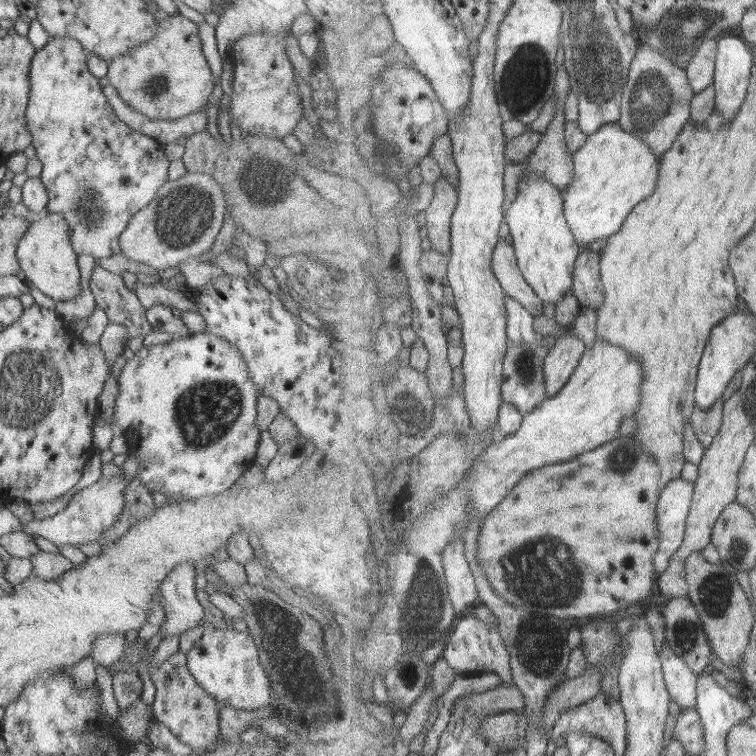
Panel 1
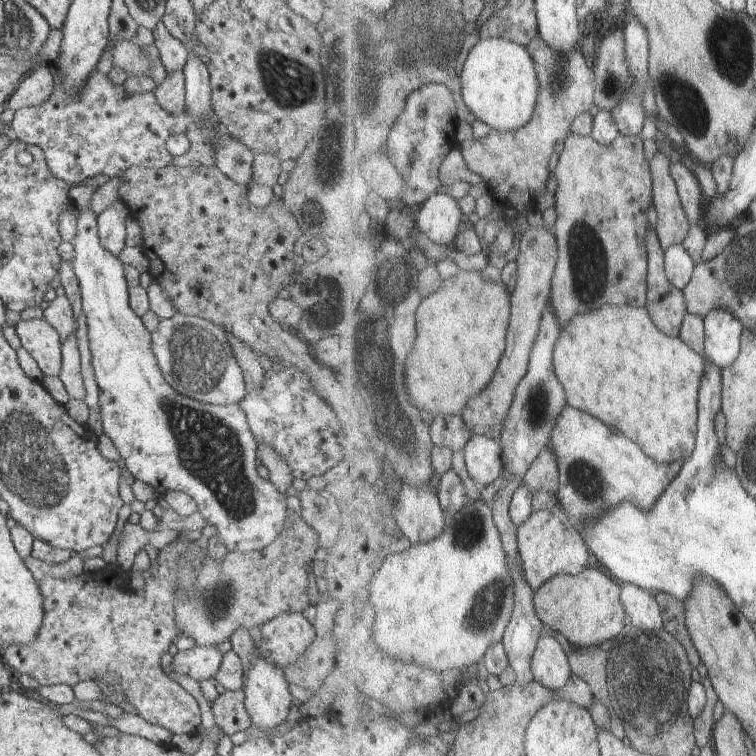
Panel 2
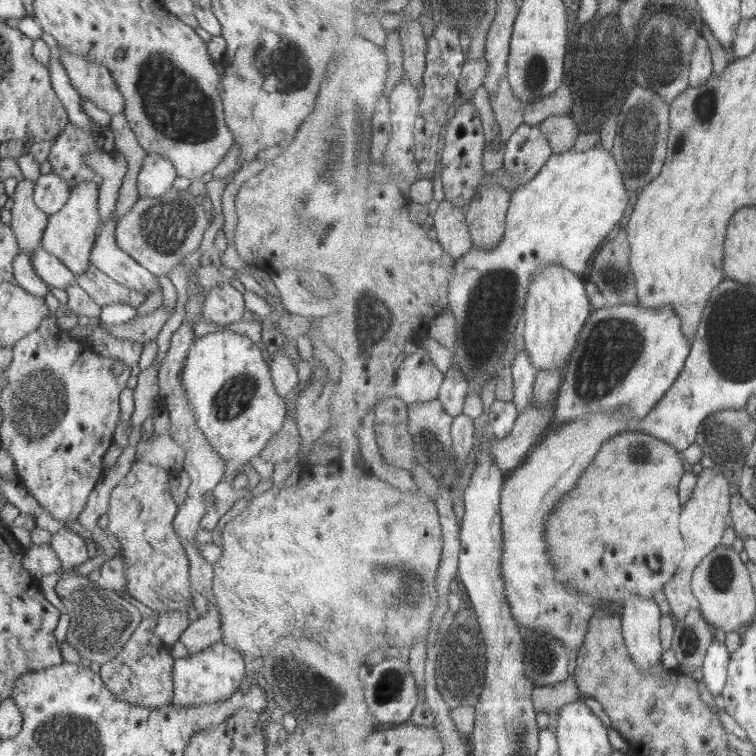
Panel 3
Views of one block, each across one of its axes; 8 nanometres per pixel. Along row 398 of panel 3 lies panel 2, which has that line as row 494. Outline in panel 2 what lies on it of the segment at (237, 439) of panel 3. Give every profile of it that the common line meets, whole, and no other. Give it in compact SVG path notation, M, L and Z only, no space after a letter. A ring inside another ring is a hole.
M89 208L82 210L76 218L76 233L73 240L70 242L75 252L75 257L71 262L71 269L77 277L78 285L80 288L80 312L84 316L86 324L86 335L88 340L88 347L90 350L90 365L92 368L93 378L98 390L98 411L100 414L100 423L102 424L102 433L113 442L117 452L123 458L125 468L131 473L130 477L133 480L139 480L145 484L149 484L154 489L157 486L166 488L168 490L179 490L190 496L198 508L197 512L200 513L205 520L207 526L213 528L214 534L218 534L219 542L223 543L228 551L239 551L241 556L249 554L249 557L260 558L260 550L267 546L279 534L279 531L284 528L283 522L287 522L286 517L288 514L285 507L286 495L281 494L271 482L267 479L262 479L255 471L255 458L257 455L255 438L248 430L248 424L241 410L237 405L212 405L211 403L204 403L203 401L196 401L191 397L186 397L181 393L170 387L166 380L163 378L162 372L158 366L158 362L154 357L151 342L150 332L142 325L142 320L135 316L135 313L128 305L128 286L126 278L123 274L122 262L118 257L113 256L110 252L99 244L97 227L96 227L95 214Z

